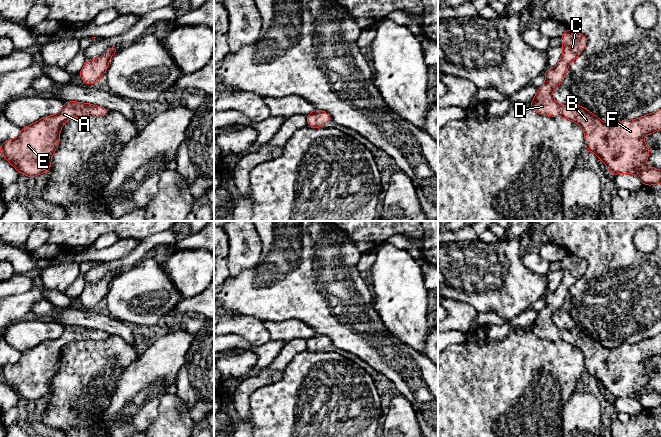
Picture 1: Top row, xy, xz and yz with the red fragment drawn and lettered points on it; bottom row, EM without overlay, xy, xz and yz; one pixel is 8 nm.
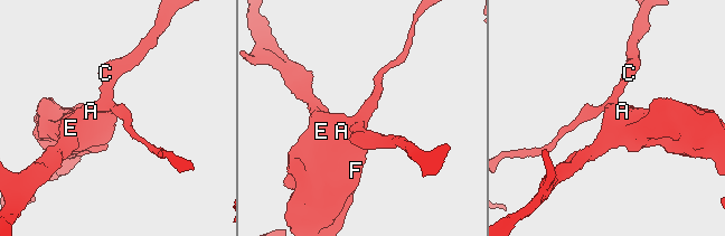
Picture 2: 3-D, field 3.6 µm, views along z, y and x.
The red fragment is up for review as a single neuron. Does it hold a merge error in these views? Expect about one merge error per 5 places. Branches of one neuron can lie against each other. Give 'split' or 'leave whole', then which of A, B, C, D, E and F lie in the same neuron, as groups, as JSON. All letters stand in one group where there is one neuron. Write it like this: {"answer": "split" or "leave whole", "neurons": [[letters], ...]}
{"answer": "leave whole", "neurons": [["A", "B", "C", "D", "E", "F"]]}

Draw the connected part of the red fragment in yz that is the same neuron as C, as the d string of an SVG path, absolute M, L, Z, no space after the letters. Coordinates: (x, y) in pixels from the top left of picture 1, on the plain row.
M568 252L560 262L564 274L562 281L556 291L547 293L544 296L546 305L538 312L529 331L541 339L562 340L578 347L585 358L586 374L596 378L606 388L611 400L620 397L630 397L638 400L643 409L661 408L661 394L645 389L650 374L643 366L643 362L646 359L661 353L661 333L636 344L622 344L614 348L605 348L601 343L579 328L567 330L557 327L552 320L552 315L563 306L565 295L569 293L570 287L584 274L587 267L585 260Z

